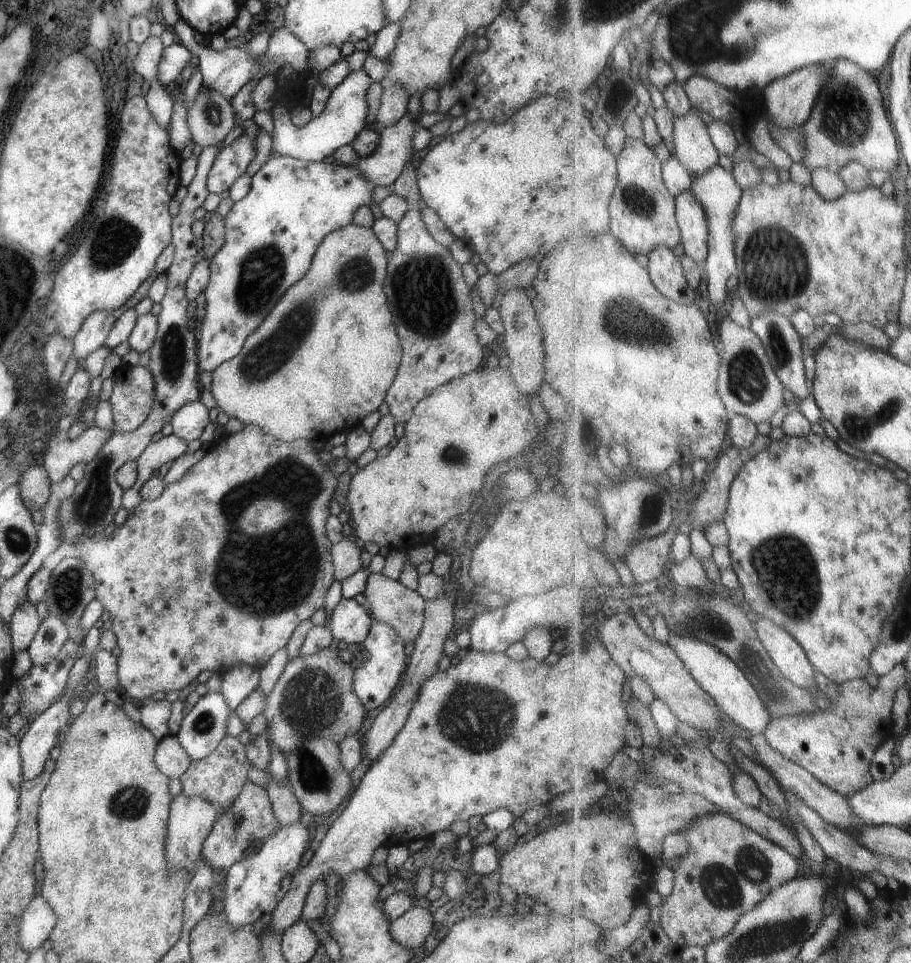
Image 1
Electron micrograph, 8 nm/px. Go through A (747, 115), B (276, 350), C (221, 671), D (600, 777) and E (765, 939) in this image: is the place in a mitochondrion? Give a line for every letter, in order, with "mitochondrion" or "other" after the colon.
A: other
B: mitochondrion
C: other
D: other
E: mitochondrion

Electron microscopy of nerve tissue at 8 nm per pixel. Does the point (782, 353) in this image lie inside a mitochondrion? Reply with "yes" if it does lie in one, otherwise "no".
yes

